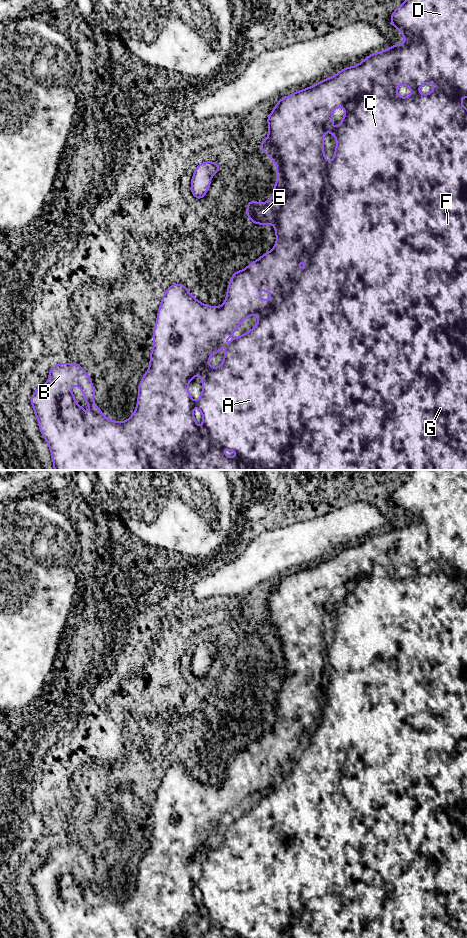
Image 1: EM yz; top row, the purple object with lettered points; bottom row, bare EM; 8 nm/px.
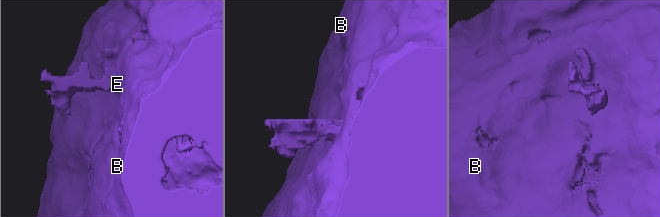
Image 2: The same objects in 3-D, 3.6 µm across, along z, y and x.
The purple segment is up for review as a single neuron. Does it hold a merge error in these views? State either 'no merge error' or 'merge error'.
merge error

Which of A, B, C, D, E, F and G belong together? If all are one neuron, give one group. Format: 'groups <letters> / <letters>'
groups A B C D F G / E

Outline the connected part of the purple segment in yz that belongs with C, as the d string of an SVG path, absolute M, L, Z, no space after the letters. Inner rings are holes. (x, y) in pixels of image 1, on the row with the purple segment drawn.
M405 0L391 14L390 22L405 37L406 43L404 45L397 43L389 49L370 54L356 66L346 67L335 76L279 99L273 111L268 115L269 134L266 141L274 148L281 161L281 172L285 179L286 188L286 199L280 207L274 222L277 241L273 250L264 253L260 258L247 265L244 270L233 273L230 278L230 285L226 288L227 297L221 307L207 306L198 301L186 289L183 282L169 286L161 298L160 308L157 312L157 321L153 328L154 345L150 352L149 368L139 383L137 406L130 418L125 422L117 422L110 420L102 414L98 405L93 403L96 389L91 383L91 377L79 364L75 362L71 364L59 363L50 369L48 381L35 390L30 402L37 417L41 435L49 445L54 470L467 470L467 110L460 101L461 97L467 97L467 0ZM424 83L435 84L434 90L430 94L422 95L418 92L419 87ZM399 84L407 85L412 90L412 94L406 98L399 97L397 94L397 86ZM335 107L343 107L346 110L346 114L342 118L338 129L333 128L335 122L332 118L332 112ZM326 132L330 132L337 140L331 163L328 163L324 156L323 136ZM301 259L305 259L307 265L297 279L297 268ZM258 281L267 294L273 293L272 300L259 299ZM253 314L260 316L257 324L249 332L238 336L229 343L221 366L219 368L212 368L208 363L209 357L217 354L222 348L224 340L235 332L245 318ZM198 374L202 378L203 390L201 397L195 403L187 387L193 377ZM74 385L79 386L83 391L84 400L92 413L90 419L86 418L86 411L76 403L74 393L69 391L69 388ZM194 406L197 406L202 412L202 427L206 431L205 435L196 425L192 413ZM223 448L235 451L238 457L235 459L227 457L222 452Z

